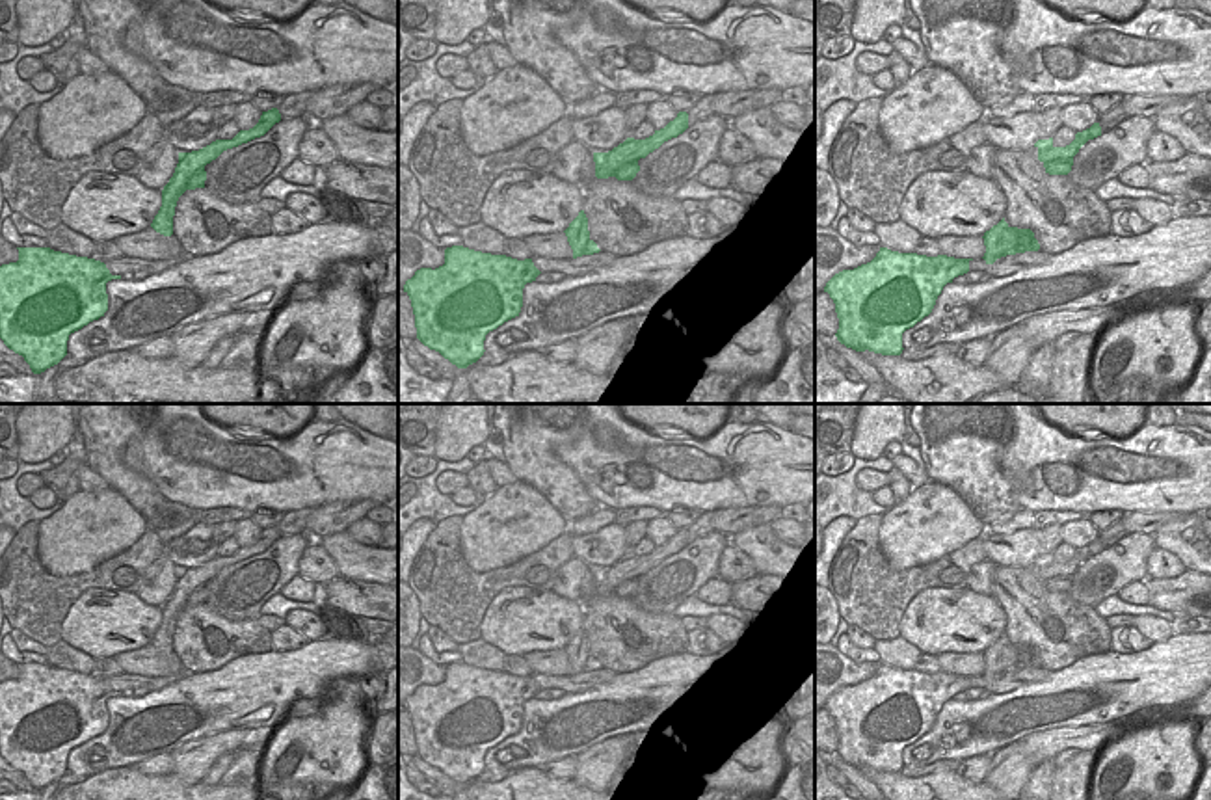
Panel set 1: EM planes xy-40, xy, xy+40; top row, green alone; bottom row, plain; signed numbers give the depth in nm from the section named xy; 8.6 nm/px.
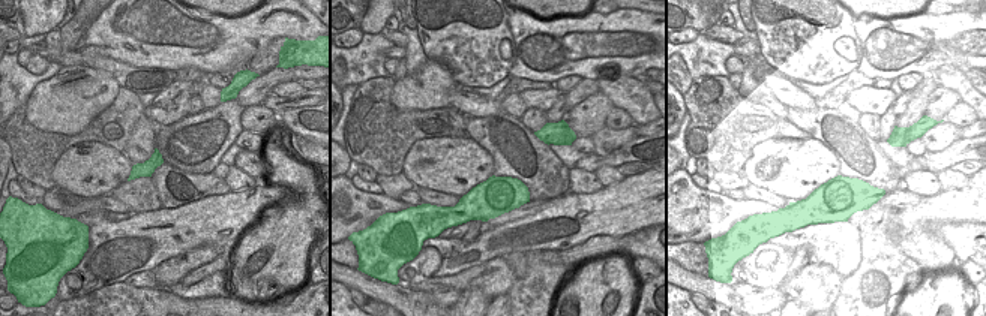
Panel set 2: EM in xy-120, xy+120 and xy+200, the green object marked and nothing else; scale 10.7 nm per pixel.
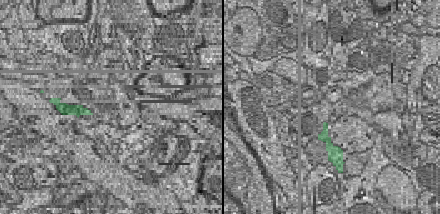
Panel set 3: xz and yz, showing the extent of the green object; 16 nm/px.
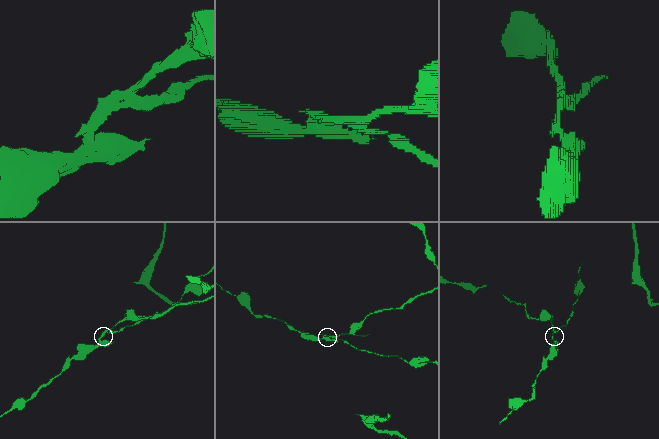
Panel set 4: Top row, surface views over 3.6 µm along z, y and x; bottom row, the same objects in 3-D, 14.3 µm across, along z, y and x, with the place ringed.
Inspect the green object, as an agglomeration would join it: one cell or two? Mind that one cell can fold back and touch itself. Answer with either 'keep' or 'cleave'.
cleave

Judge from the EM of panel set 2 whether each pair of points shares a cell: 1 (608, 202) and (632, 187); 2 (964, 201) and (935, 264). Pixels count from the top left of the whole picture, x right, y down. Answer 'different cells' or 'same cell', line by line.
1: same cell
2: same cell

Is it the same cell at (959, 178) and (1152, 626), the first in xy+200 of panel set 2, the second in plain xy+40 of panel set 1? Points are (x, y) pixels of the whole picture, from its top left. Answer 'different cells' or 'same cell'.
same cell

